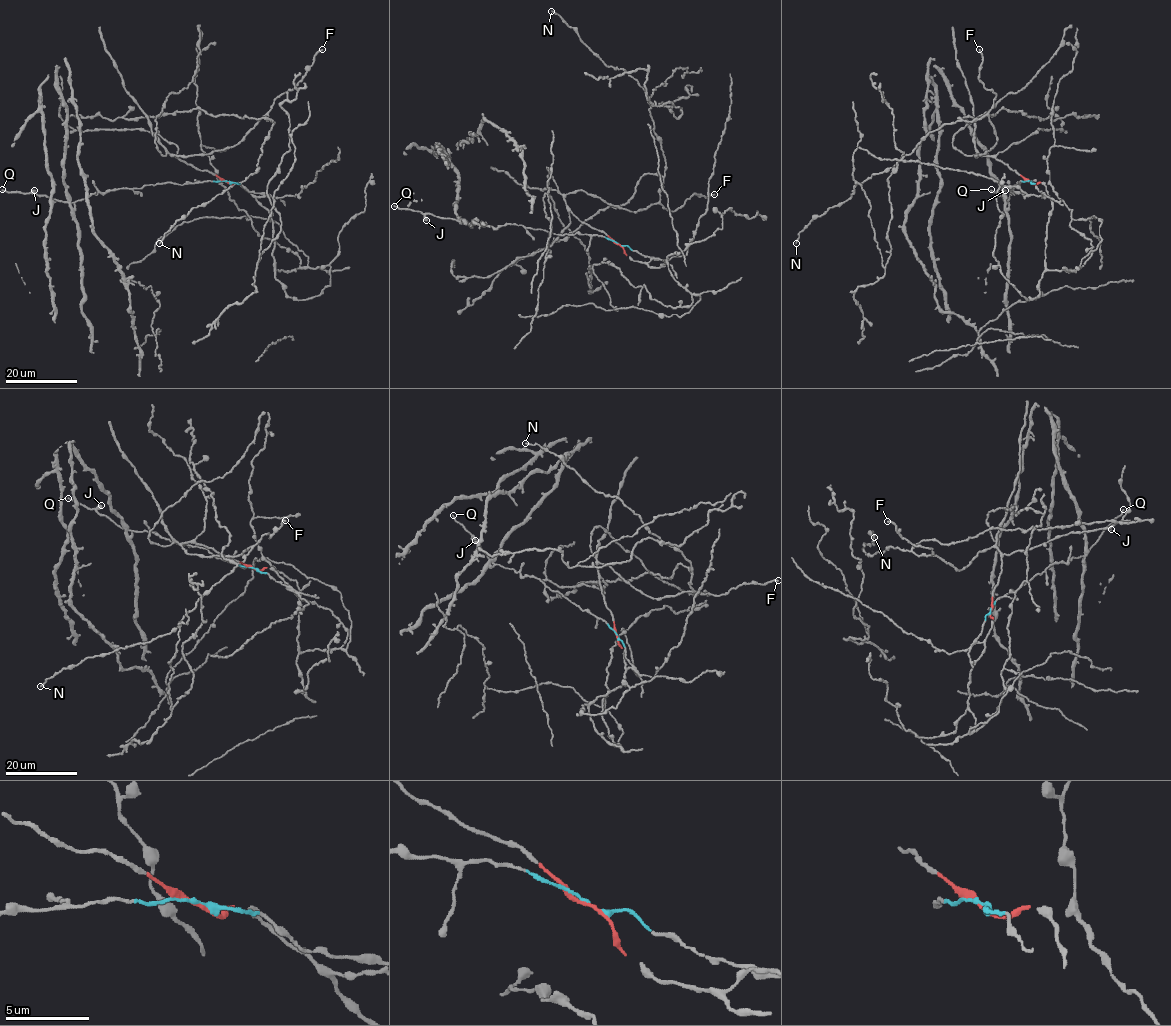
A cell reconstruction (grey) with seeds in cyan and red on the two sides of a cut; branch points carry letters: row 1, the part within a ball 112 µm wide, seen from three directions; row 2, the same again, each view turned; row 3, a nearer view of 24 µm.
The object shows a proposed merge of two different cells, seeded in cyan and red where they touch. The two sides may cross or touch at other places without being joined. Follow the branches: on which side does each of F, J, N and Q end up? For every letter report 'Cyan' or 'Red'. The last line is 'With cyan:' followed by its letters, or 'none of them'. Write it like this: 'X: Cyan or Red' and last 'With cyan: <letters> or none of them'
F: Red
J: Cyan
N: Red
Q: Cyan
With cyan: J, Q

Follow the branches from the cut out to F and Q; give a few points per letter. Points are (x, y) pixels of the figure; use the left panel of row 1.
F: (226, 182), (172, 156), (211, 154), (238, 144), (274, 101), (301, 79), (313, 57), (322, 49)
Q: (226, 182), (167, 182), (119, 188), (69, 202), (32, 192), (2, 190)

